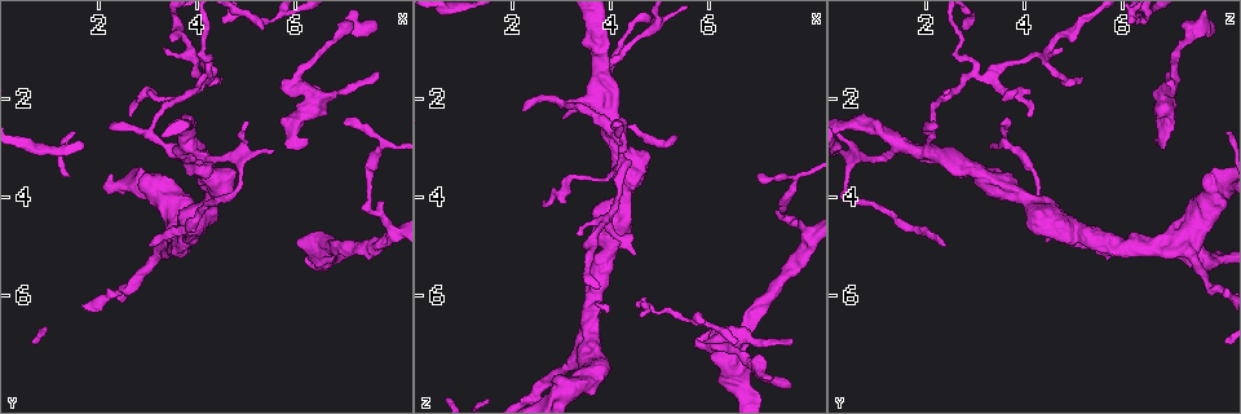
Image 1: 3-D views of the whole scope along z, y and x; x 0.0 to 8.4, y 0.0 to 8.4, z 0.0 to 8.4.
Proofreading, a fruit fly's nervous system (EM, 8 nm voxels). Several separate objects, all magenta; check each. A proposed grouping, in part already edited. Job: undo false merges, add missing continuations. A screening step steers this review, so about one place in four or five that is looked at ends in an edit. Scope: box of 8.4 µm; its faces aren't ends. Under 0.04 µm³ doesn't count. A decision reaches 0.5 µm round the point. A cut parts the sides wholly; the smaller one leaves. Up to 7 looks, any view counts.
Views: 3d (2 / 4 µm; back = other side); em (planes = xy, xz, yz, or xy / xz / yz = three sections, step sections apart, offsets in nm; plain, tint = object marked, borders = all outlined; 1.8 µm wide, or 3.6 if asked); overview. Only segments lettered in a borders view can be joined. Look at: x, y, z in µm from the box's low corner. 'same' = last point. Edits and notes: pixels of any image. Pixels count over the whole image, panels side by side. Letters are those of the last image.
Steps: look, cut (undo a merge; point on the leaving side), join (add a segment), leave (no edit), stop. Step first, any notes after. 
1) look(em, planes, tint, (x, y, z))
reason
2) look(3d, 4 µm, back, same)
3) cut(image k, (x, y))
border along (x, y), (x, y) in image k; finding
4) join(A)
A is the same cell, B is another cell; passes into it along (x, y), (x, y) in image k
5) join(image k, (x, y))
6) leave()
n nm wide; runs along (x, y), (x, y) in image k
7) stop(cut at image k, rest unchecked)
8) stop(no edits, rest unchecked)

look(em, planes, borders, (7.70, 1.40, 6.90))
free end

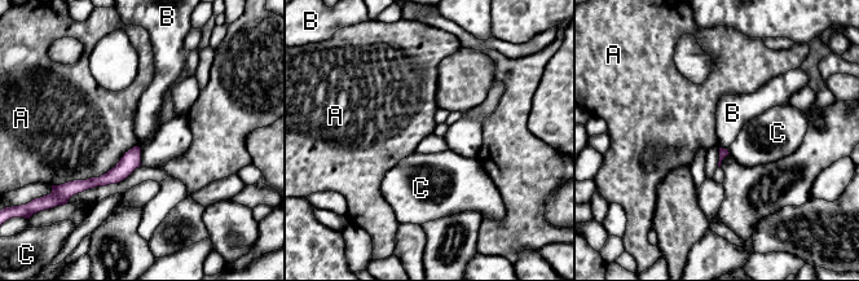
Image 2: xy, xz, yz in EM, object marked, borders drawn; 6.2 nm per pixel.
leave()
A, B and C are other cells; border along (721, 146), (727, 149) in image 2; none of them fits

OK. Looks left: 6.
look(em, planes, borders, (6.30, 2.75, 6.65))
free end

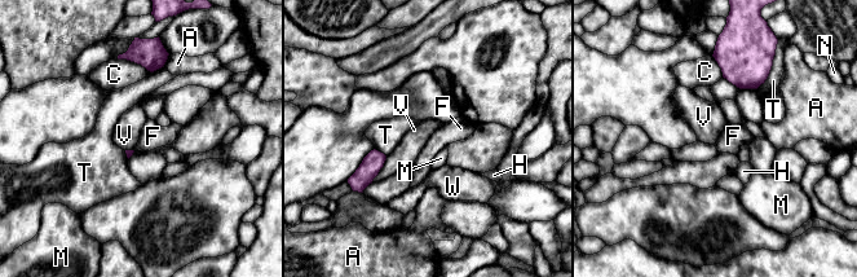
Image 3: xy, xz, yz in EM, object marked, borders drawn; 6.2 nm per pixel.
leave()
A, C, F, H, M, N, T, V and W are other cells; border along (387, 155), (383, 167), (371, 181) in image 3; no lettered segment goes on from it

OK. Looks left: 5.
look(em, planes, tint, (7.80, 2.90, 3.65))

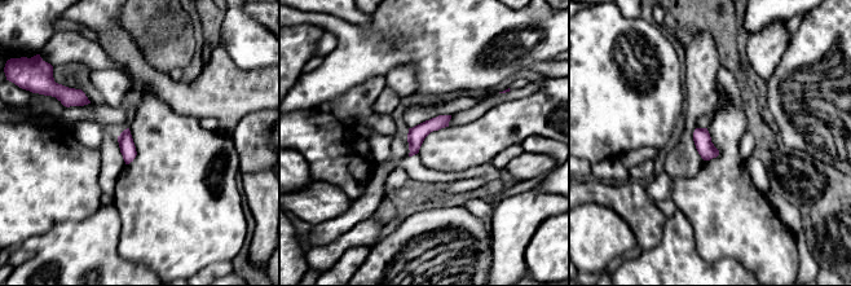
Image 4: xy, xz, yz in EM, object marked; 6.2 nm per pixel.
look(em, planes, borders, same)

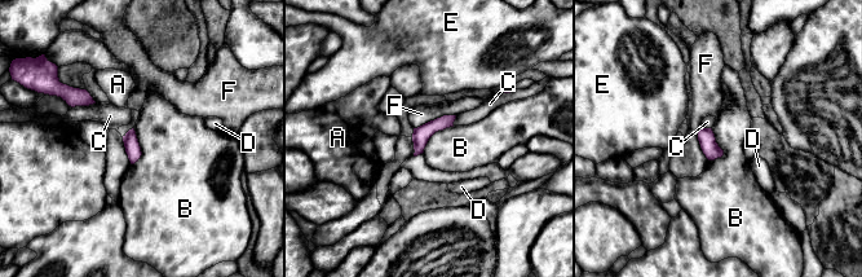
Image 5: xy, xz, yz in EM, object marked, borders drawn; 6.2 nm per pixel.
leave()
A, B, C, D, E and F are other cells; border along (711, 128), (723, 154), (708, 161) in image 5; all the same cell

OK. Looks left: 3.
stop(no edits, rest unchecked)

